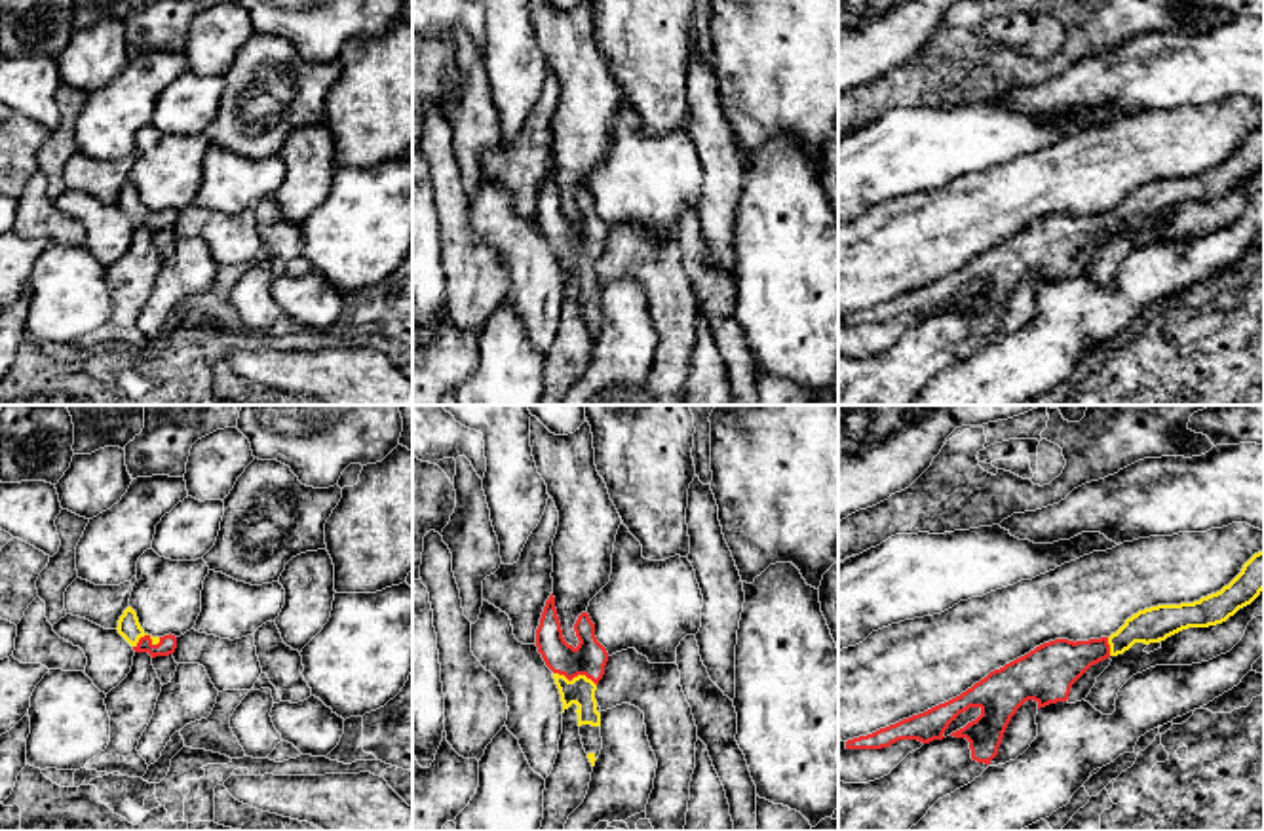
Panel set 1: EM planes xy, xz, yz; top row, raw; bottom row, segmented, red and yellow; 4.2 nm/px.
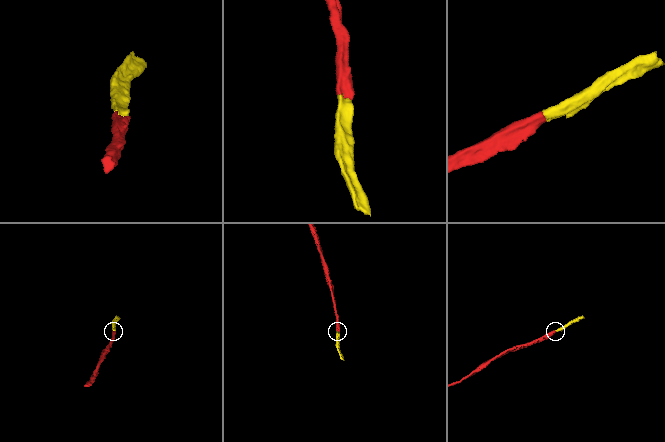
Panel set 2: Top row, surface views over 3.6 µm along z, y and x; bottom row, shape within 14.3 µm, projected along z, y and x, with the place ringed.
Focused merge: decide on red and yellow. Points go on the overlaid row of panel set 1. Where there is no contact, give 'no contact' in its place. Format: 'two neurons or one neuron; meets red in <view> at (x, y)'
one neuron; meets red in xz at (574, 676)

